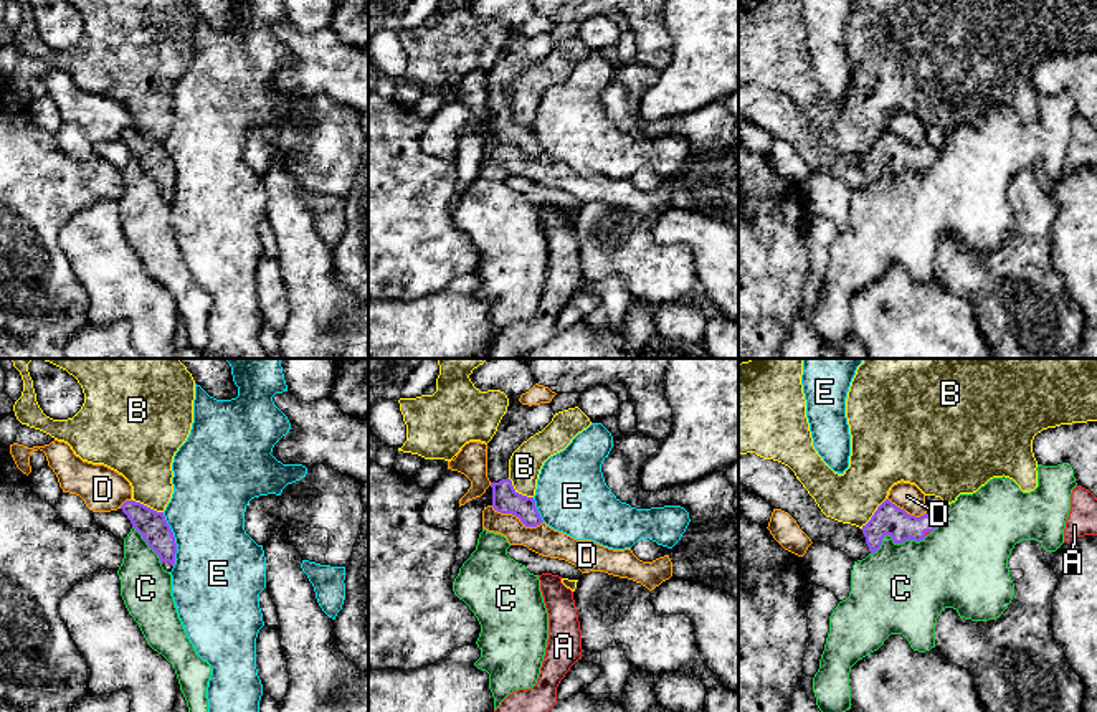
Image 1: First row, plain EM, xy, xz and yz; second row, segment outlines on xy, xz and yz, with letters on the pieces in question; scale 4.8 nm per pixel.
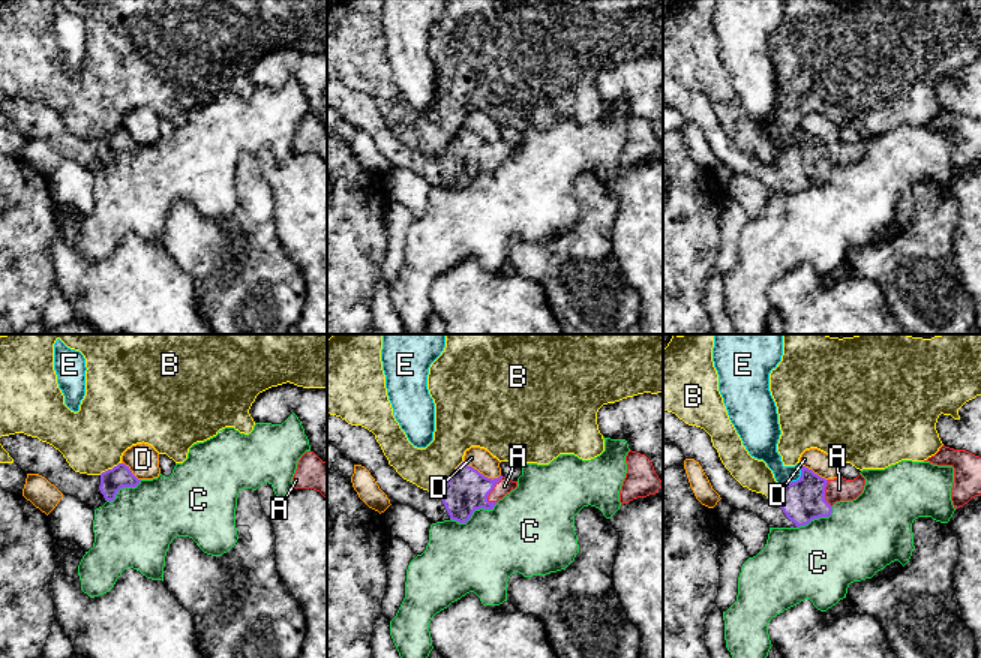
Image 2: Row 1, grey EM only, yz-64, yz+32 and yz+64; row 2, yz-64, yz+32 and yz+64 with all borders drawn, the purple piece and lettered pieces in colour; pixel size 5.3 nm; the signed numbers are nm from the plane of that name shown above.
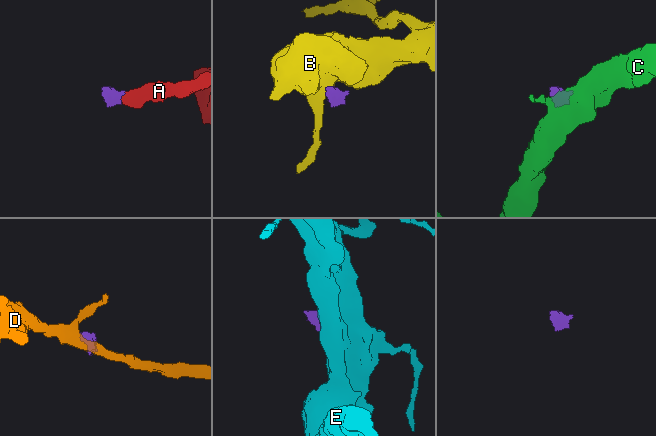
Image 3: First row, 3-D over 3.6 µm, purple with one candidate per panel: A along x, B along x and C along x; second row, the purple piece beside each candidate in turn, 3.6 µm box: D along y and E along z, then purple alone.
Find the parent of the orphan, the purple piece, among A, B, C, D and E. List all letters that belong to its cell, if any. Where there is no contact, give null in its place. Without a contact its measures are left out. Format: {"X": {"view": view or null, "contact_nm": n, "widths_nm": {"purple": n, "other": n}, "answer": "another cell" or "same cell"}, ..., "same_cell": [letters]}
{"A": {"view": "yz", "contact_nm": 40, "widths_nm": {"purple": 150, "other": 20}, "answer": "same cell"}, "B": {"view": "yz", "contact_nm": 200, "widths_nm": {"purple": 150, "other": 260}, "answer": "another cell"}, "C": {"view": "yz", "contact_nm": 300, "widths_nm": {"purple": 150, "other": 440}, "answer": "another cell"}, "D": {"view": "xz", "contact_nm": 260, "widths_nm": {"purple": 130, "other": 140}, "answer": "another cell"}, "E": {"view": "xy", "contact_nm": 280, "widths_nm": {"purple": 140, "other": 420}, "answer": "another cell"}, "same_cell": ["A"]}

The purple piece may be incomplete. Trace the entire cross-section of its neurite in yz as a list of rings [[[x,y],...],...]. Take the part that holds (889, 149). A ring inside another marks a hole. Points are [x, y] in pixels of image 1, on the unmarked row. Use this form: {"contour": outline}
{"contour": [[[755,83],[738,84],[738,112],[748,122],[770,132],[773,139],[788,142],[811,172],[828,172],[852,192],[877,182],[886,165],[890,165],[894,173],[909,169],[920,172],[938,155],[937,147],[930,144],[910,145],[889,129],[877,137],[871,150],[861,159],[838,152],[821,142],[788,96],[763,89]]]}

